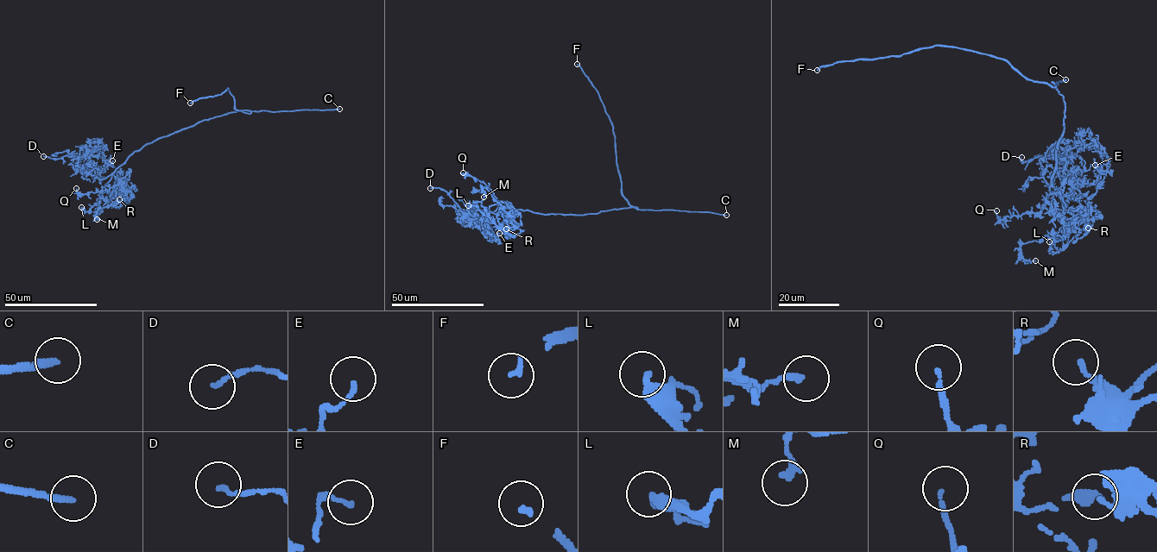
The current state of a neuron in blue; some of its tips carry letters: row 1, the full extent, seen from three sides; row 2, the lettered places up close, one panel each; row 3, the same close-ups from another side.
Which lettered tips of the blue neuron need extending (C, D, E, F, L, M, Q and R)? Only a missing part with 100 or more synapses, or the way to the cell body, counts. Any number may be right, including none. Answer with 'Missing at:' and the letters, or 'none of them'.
Missing at: F

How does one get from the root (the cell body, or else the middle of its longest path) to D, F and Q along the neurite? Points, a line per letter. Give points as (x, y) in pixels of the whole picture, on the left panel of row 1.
D: (202, 121), (145, 144), (104, 178), (96, 176), (87, 156), (66, 155), (53, 159), (43, 156)
F: (202, 121), (240, 110), (250, 112), (235, 108), (227, 88), (220, 94), (190, 103)
Q: (202, 121), (135, 151), (112, 174), (102, 192), (112, 191), (113, 187), (79, 194), (76, 188)

